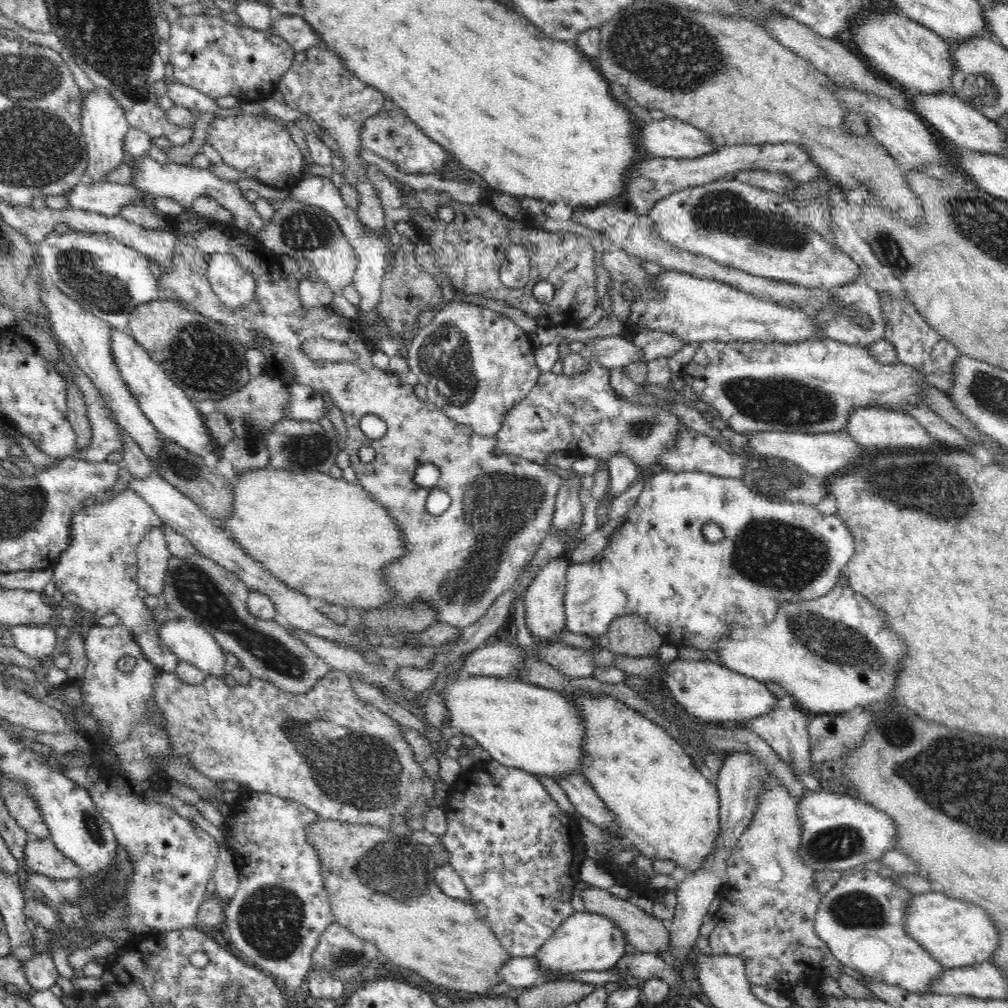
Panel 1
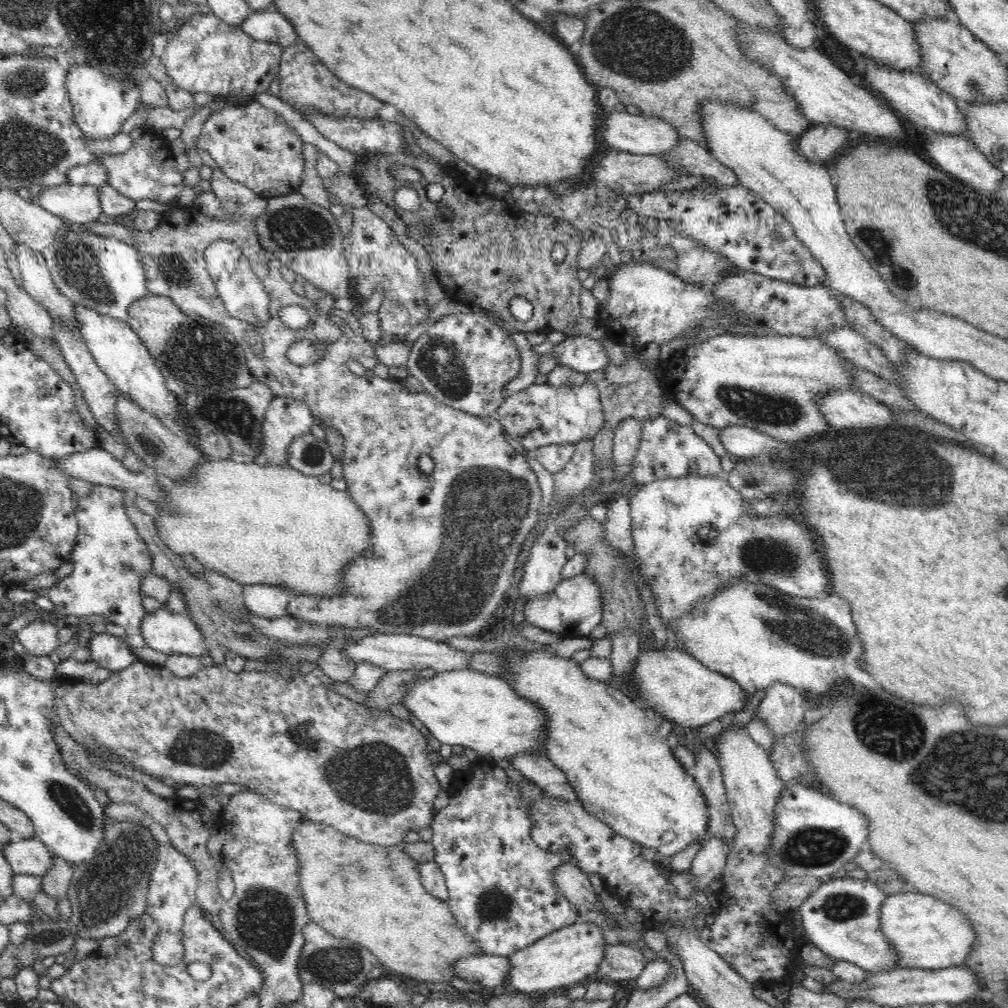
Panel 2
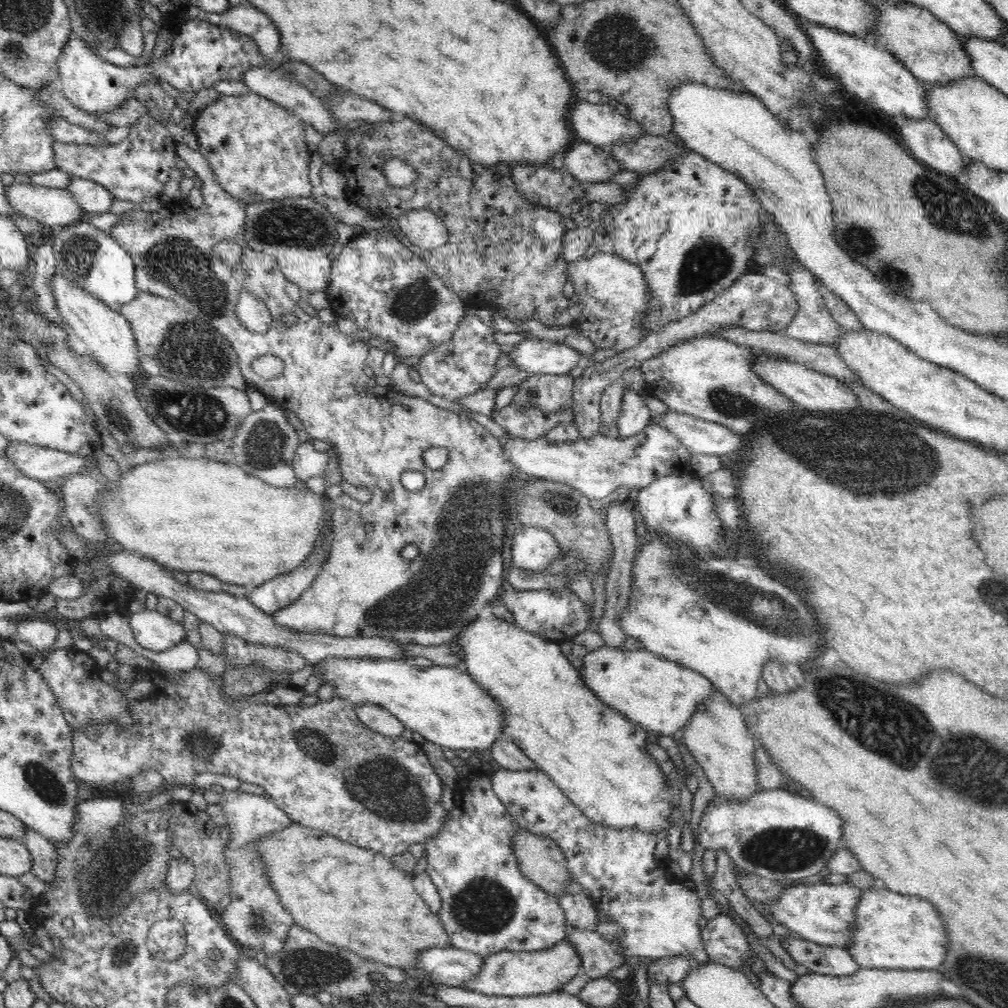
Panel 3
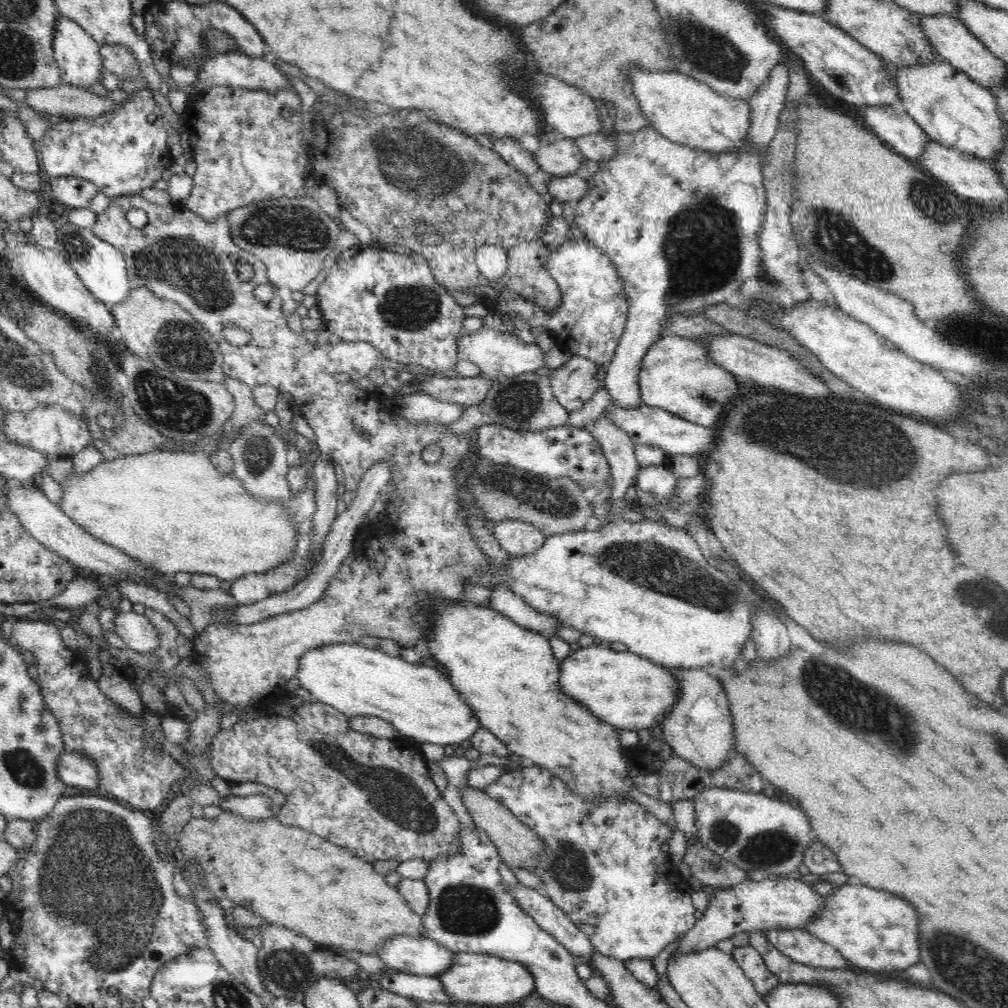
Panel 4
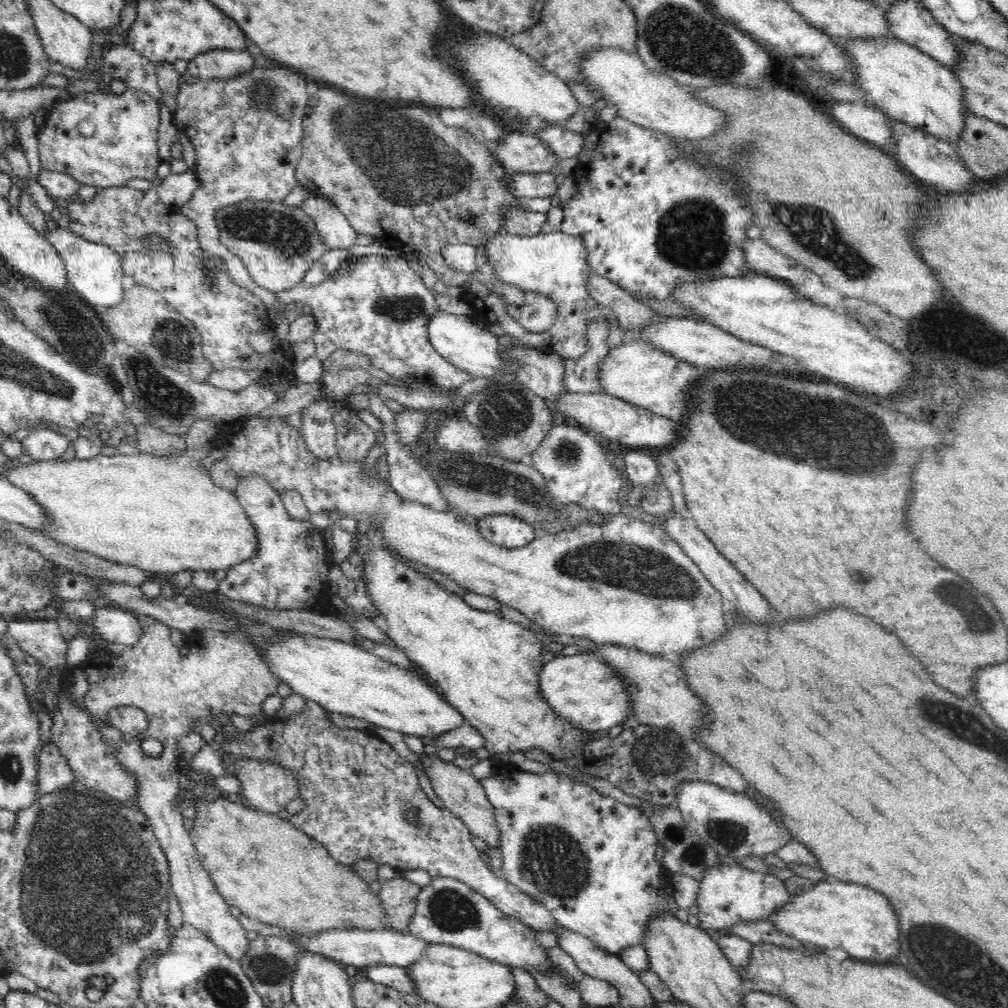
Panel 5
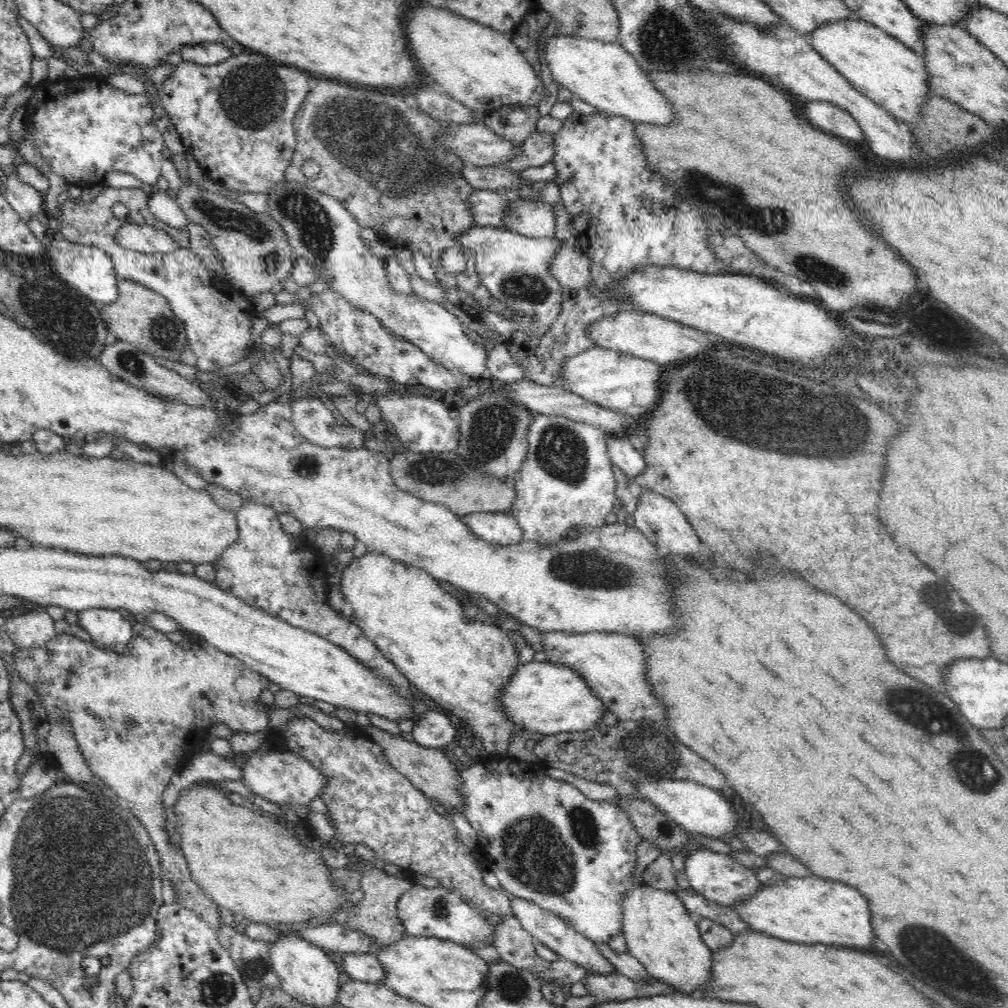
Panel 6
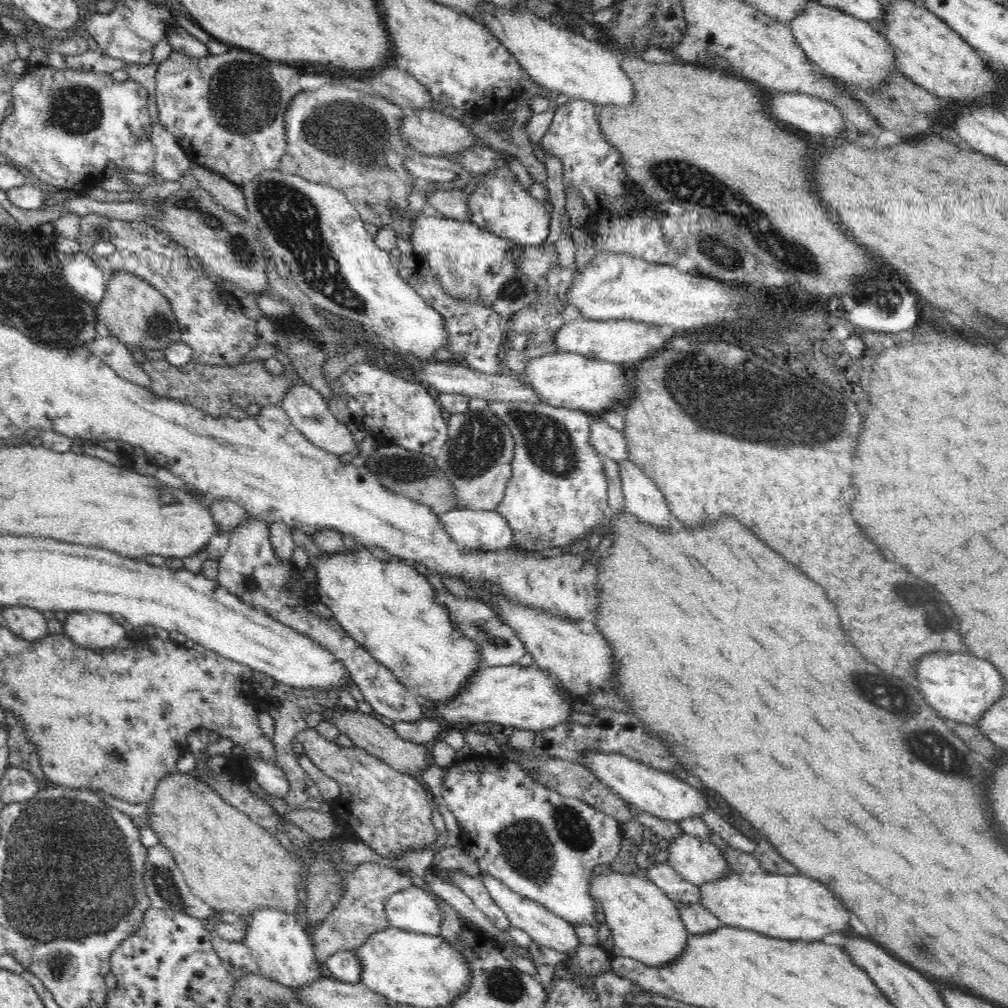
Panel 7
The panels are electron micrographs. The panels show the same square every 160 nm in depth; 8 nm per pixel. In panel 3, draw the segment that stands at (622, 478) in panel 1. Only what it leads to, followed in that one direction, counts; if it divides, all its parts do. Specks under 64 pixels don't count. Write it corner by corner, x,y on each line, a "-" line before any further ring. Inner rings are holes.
626,385
623,390
621,412
618,418
620,438
627,439
642,432
649,425
651,418
651,411
644,401
644,393

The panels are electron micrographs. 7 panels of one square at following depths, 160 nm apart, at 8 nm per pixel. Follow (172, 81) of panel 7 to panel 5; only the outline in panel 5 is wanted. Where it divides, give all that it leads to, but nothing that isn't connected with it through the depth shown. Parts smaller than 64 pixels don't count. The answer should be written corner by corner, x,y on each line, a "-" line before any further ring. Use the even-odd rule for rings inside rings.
254,66
246,74
226,79
195,78
186,71
180,79
176,110
172,114
172,124
194,145
195,166
193,170
200,181
200,186
194,192
194,196
178,210
196,225
197,239
201,250
207,250
214,258
221,258
226,265
226,273
232,277
234,283
248,289
250,293
262,299
267,309
276,308
279,310
273,330
277,339
285,340
287,340
291,323
286,317
286,313
291,310
291,306
278,305
276,293
254,283
244,263
222,244
215,212
219,208
242,201
283,201
296,186
295,170
302,156
303,118
309,101
304,77
288,70
288,68
262,68
262,66

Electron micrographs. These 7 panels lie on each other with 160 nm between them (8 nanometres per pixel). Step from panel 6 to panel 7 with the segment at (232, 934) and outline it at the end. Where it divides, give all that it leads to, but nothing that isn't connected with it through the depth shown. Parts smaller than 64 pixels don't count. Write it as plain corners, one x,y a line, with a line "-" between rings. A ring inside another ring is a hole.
213,936
212,943
216,954
233,978
239,979
247,974
261,974
258,963
251,957
250,951
242,941
234,942

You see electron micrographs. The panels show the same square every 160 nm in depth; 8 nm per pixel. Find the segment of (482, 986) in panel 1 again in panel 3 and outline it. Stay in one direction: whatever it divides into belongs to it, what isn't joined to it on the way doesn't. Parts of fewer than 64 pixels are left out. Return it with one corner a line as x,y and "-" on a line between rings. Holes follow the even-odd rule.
292,823
290,826
280,830
278,833
272,833
260,837
257,841
254,841
251,844
251,850
253,850
254,854
259,856
259,860
261,860
263,867
267,870
265,875
268,877
268,881
272,883
272,888
278,892
284,910
290,912
292,918
295,920
295,924
313,932
318,936
318,938
320,938
320,940
323,940
328,944
332,944
338,948
347,948
362,958
382,962
382,964
385,964
386,966
395,966
400,969
412,967
417,968
417,966
415,966
417,963
417,956
423,950
434,947
444,948
451,946
450,937
443,929
444,925
442,924
440,917
437,915
437,912
430,910
430,907
426,905
424,900
420,899
420,896
416,893
412,874
394,866
390,857
385,856
384,854
380,854
379,852
370,849
364,850
362,847
350,844
349,842
344,842
331,834
326,834
321,829
305,828
297,823

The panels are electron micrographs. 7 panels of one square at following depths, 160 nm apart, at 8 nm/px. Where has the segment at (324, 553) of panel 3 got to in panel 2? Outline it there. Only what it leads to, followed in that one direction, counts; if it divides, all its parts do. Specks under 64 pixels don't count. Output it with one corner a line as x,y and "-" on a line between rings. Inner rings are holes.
245,585
243,595
250,613
273,619
287,614
292,592
276,585

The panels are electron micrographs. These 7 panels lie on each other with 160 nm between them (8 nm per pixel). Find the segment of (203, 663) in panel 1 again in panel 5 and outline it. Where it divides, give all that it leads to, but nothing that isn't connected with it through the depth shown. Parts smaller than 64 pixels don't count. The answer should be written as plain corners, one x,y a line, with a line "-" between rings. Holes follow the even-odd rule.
107,606
96,609
92,624
95,628
93,640
102,644
117,642
130,647
142,636
142,627
137,616
119,607

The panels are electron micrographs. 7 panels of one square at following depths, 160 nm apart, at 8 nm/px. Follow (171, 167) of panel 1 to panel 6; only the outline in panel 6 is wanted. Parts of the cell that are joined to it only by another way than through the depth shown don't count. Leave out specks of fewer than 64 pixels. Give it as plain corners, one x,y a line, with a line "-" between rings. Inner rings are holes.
88,71
72,80
43,80
24,105
25,130
33,130
36,152
48,162
54,174
65,178
69,186
78,185
82,189
104,183
104,176
110,170
133,174
143,183
156,186
164,159
164,139
154,124
153,108
146,95
129,94
107,83
100,74

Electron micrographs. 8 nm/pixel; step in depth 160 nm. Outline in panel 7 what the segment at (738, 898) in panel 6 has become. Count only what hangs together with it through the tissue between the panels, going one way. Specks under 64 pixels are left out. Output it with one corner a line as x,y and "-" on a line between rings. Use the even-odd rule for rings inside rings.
683,833
669,840
667,862
687,882
696,886
716,882
732,870
720,849
706,836
698,837

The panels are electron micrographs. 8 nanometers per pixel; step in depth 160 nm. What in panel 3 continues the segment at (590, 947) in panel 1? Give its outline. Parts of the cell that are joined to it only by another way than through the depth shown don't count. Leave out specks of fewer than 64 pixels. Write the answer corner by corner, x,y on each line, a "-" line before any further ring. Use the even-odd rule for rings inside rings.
563,939
556,946
538,952
512,952
503,950
485,955
480,972
463,984
464,989
494,996
530,996
550,994
581,974
581,958
573,944

